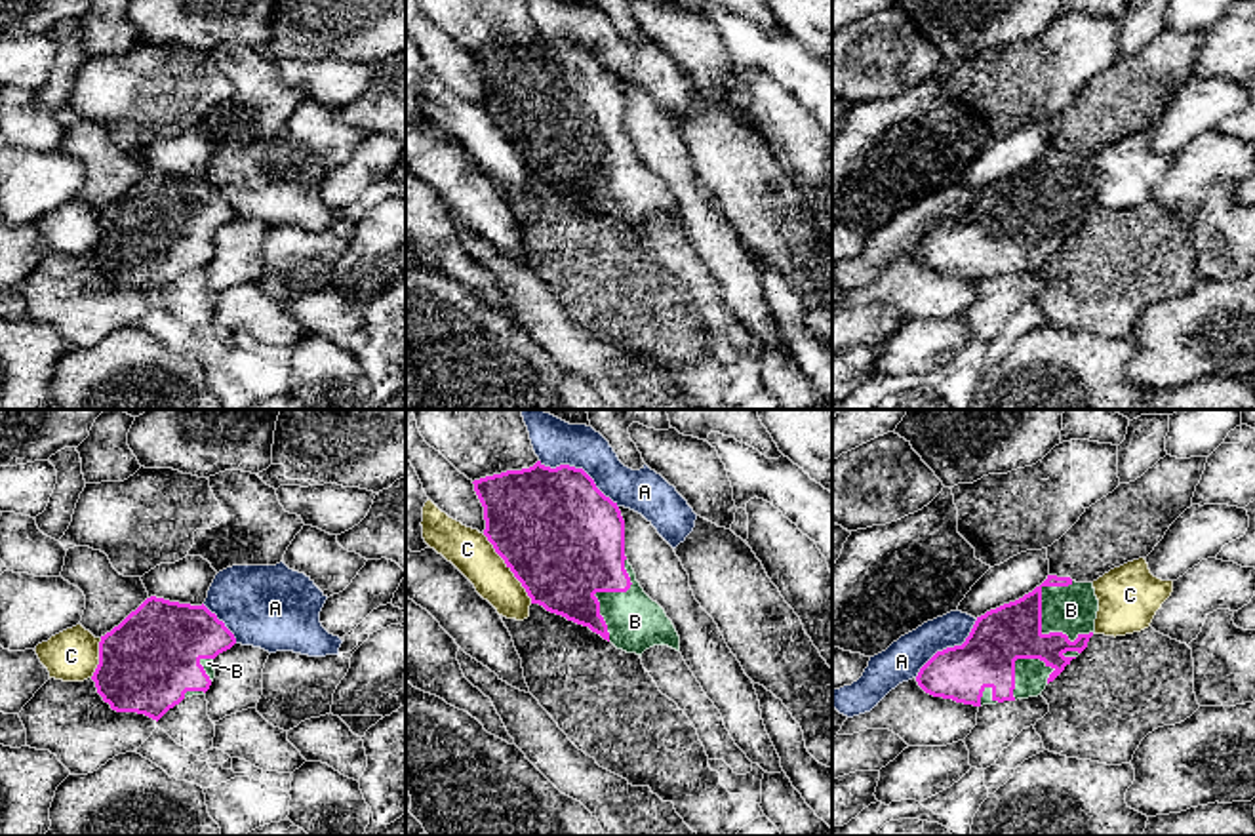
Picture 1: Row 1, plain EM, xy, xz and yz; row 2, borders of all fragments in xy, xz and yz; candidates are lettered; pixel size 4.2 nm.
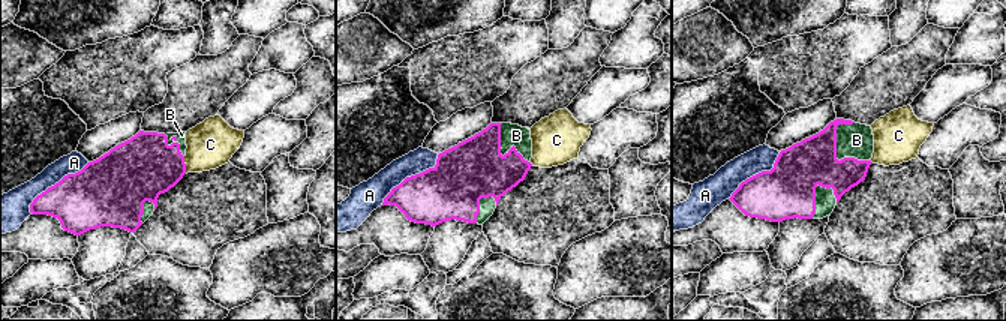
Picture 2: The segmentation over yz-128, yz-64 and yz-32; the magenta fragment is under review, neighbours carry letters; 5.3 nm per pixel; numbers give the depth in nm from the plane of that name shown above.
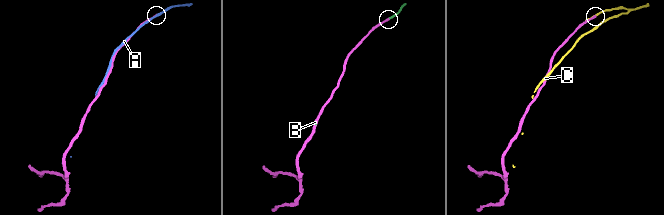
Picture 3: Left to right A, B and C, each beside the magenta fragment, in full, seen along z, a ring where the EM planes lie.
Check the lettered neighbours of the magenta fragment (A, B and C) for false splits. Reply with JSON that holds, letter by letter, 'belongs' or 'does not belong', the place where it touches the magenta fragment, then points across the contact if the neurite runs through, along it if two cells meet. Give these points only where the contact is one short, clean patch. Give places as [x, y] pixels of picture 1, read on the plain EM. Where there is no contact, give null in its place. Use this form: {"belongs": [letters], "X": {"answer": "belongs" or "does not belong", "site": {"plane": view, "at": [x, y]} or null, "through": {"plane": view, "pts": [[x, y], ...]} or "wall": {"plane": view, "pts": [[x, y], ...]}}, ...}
{"belongs": ["B"], "A": {"answer": "does not belong", "site": {"plane": "xz", "at": [579, 42]}}, "B": {"answer": "belongs", "site": {"plane": "yz", "at": [1046, 208]}}, "C": {"answer": "does not belong", "site": {"plane": "xz", "at": [507, 139]}}}

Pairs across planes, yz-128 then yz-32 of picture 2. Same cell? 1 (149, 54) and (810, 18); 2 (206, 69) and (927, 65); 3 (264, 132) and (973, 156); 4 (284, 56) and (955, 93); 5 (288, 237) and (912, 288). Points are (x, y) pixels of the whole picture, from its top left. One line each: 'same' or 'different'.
1: different
2: same
3: different
4: different
5: same

